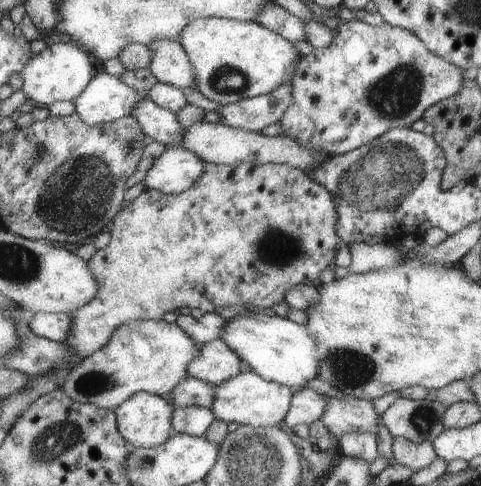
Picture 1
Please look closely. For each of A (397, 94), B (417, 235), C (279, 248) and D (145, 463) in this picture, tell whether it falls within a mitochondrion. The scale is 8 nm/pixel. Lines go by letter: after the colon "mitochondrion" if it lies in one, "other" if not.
A: mitochondrion
B: other
C: mitochondrion
D: mitochondrion

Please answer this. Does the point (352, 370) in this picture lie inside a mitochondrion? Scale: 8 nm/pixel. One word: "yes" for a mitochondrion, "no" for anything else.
yes

